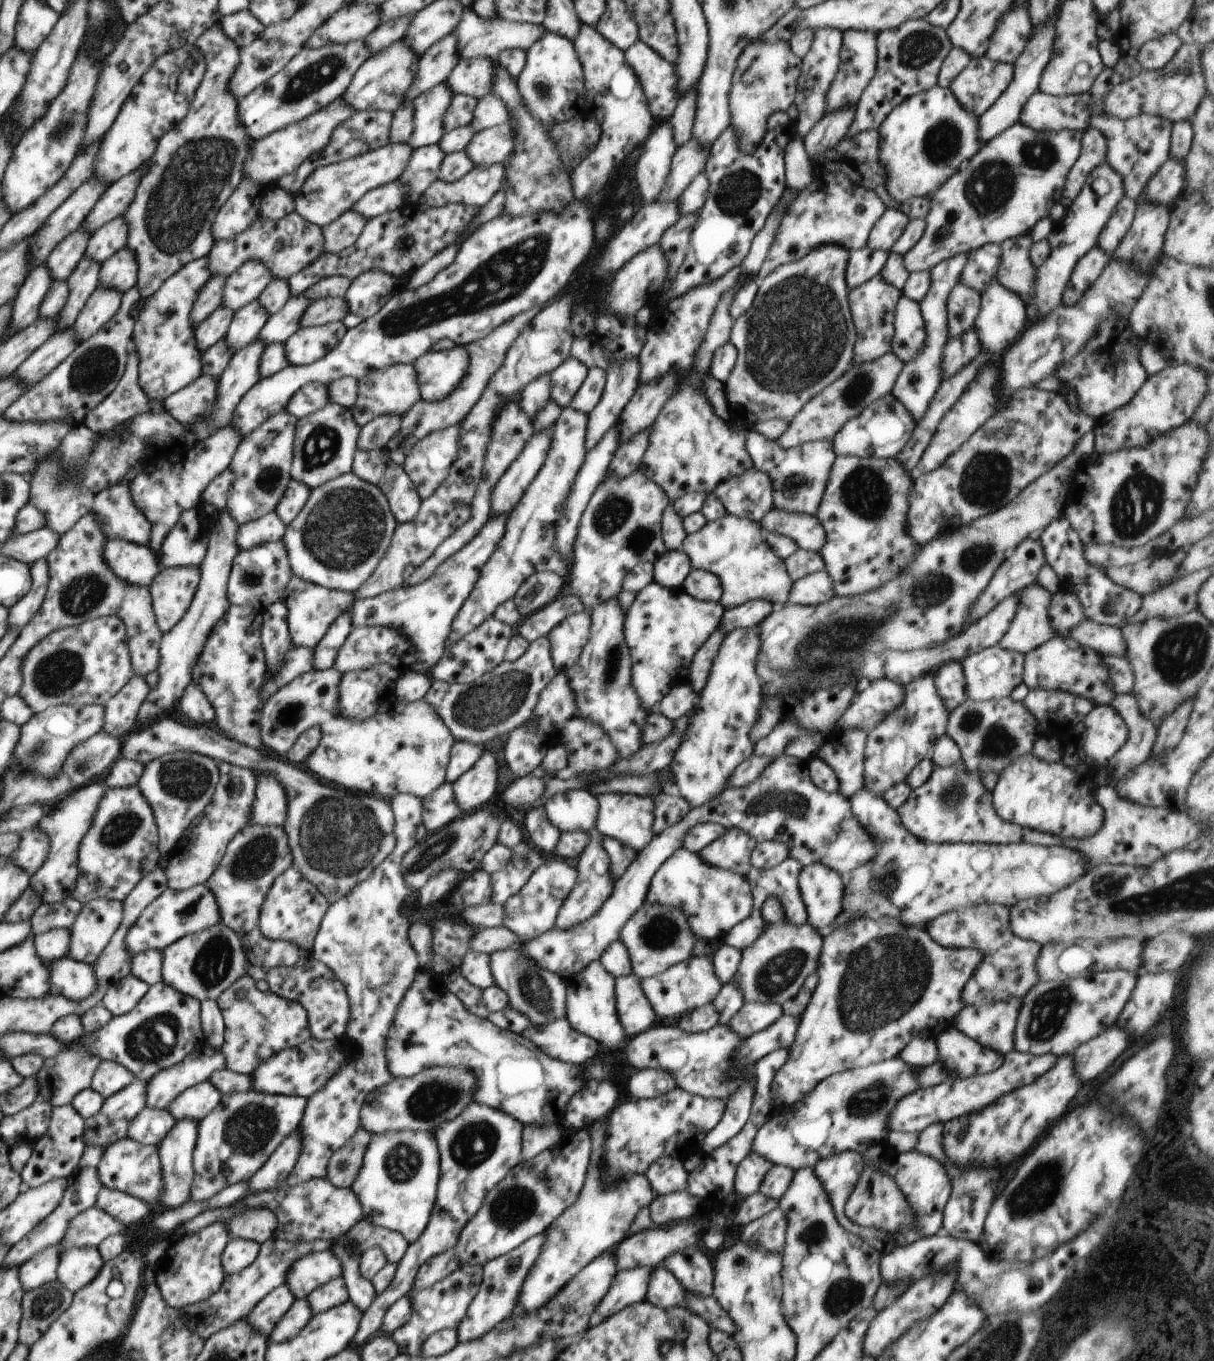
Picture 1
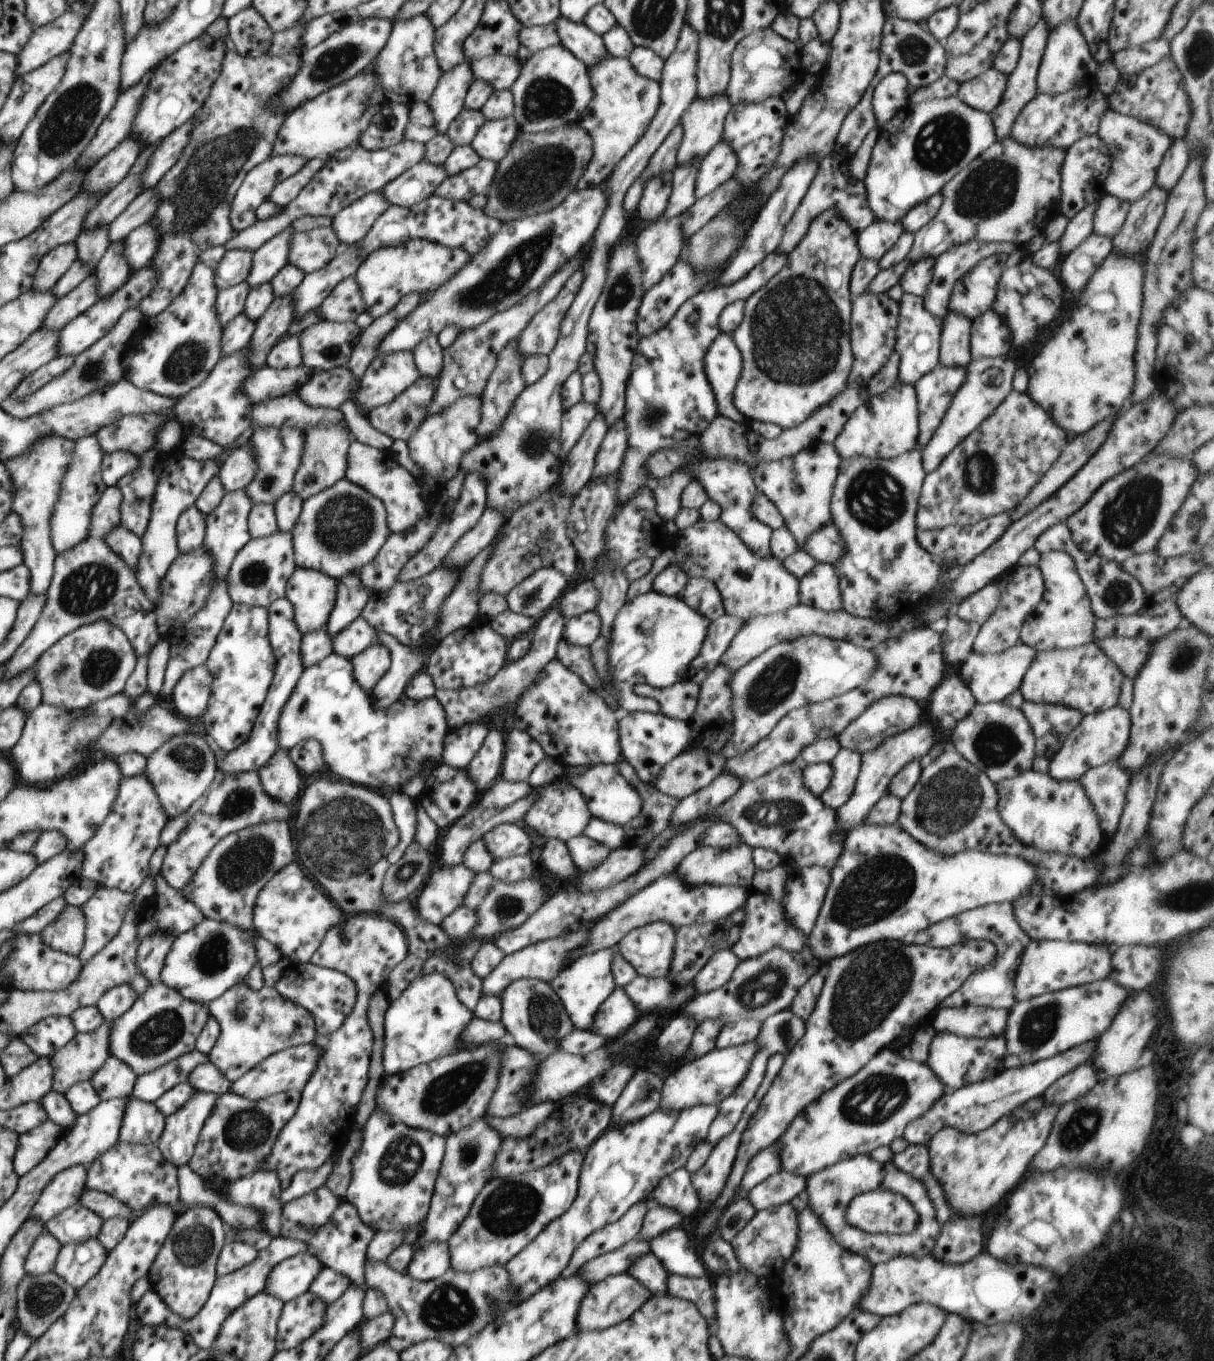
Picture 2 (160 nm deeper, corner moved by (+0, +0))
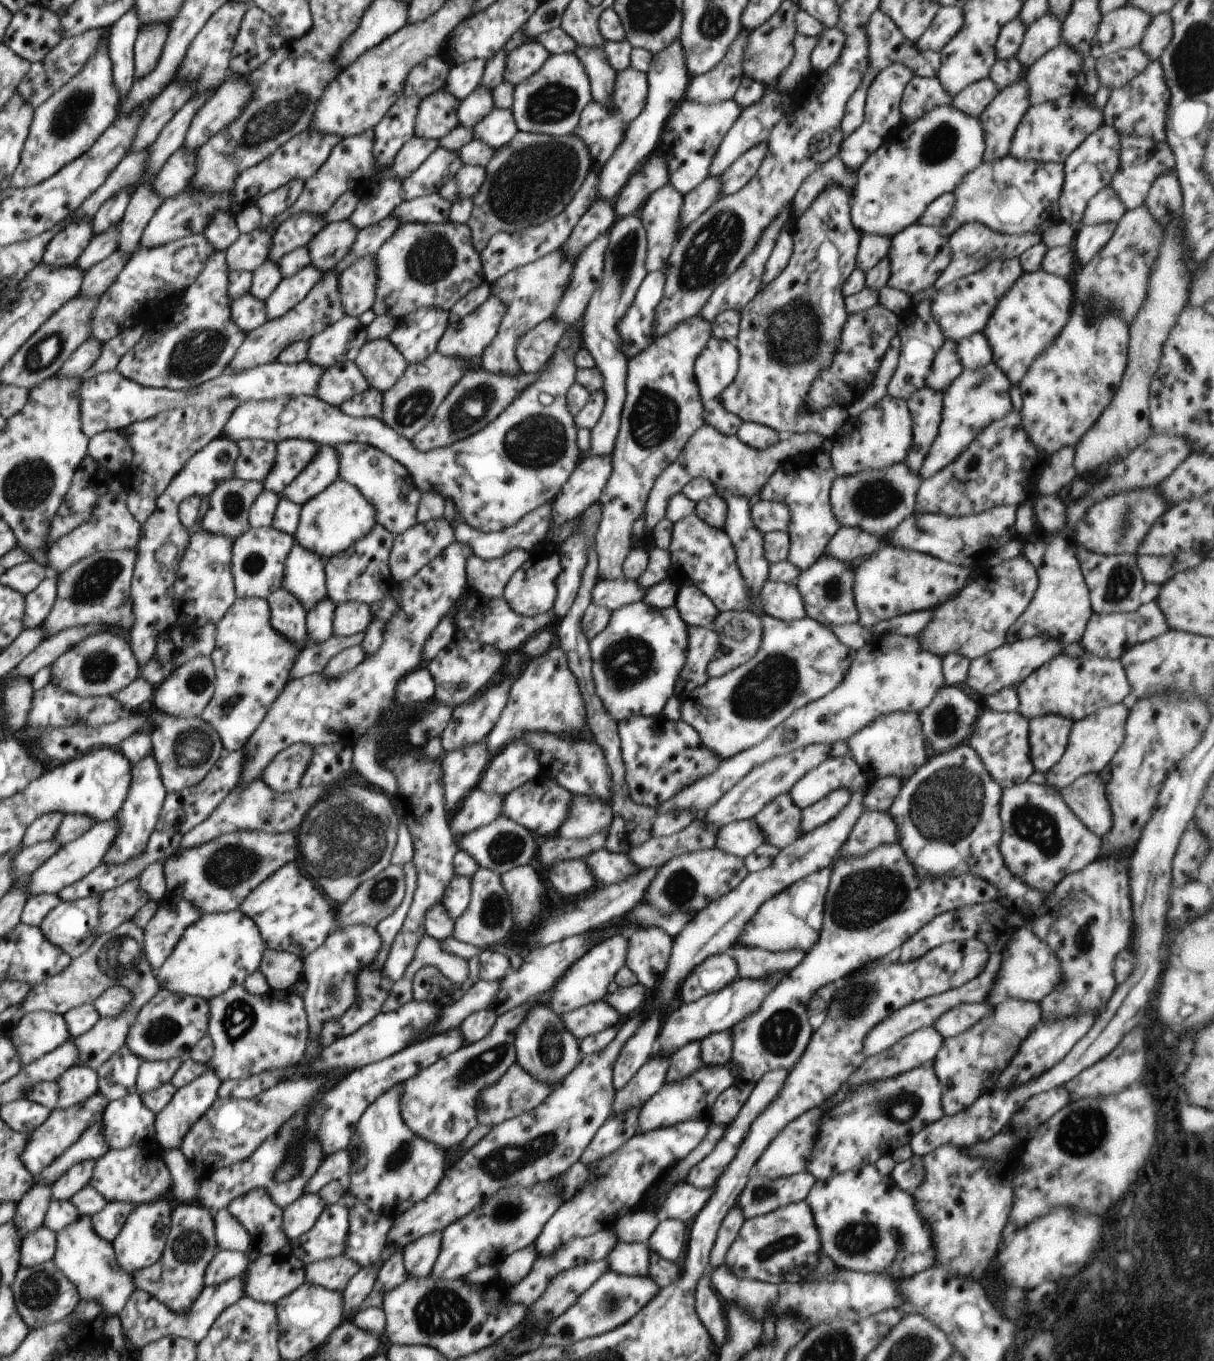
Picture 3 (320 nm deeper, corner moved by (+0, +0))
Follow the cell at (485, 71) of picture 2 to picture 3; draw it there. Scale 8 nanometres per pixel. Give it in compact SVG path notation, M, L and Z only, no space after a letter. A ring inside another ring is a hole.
M535 40L521 45L518 49L512 50L508 56L505 81L514 86L526 81L542 69L550 56L550 52Z

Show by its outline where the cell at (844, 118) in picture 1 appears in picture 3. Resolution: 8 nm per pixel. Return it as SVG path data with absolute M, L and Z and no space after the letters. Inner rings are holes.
M793 202L787 203L787 208L765 229L761 240L754 248L754 251L742 262L741 266L714 289L714 292L710 295L710 298L706 301L706 304L699 312L699 317L703 318L707 323L713 323L714 319L727 310L742 312L745 306L753 300L761 292L761 281L764 275L764 270L767 266L769 257L774 249L775 242L778 239L781 227L788 220L792 220L792 206Z

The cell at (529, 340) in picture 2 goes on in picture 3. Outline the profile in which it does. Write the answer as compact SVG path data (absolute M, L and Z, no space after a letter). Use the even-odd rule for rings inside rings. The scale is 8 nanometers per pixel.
M607 231L582 250L575 262L573 278L552 316L557 321L564 321L571 325L585 314L586 307L603 274L608 244Z

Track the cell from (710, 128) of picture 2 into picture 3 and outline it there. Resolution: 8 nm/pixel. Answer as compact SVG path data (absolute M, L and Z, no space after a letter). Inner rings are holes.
M743 27L737 39L730 44L725 58L714 69L692 77L684 100L711 104L733 99L744 77L743 53L749 34L750 30Z

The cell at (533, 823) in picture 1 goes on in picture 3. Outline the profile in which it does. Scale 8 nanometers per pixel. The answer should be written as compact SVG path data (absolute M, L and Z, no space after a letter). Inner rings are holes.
M583 860L564 861L548 870L548 880L562 896L578 898L588 894L594 888L592 869Z

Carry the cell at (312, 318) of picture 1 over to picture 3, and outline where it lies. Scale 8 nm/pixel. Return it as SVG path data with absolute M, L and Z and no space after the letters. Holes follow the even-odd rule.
M368 254L353 261L339 276L339 291L346 316L359 317L372 309L377 289L377 261L375 254Z

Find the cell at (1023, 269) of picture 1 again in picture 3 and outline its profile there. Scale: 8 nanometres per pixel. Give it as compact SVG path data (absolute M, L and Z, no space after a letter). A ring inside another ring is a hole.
M1024 271L1022 277L998 304L983 334L992 350L992 363L1000 368L1006 378L1010 378L1009 382L1014 387L1021 384L1036 356L1040 356L1042 350L1048 348L1066 326L1073 310L1072 302L1074 290L1064 278L1045 271Z

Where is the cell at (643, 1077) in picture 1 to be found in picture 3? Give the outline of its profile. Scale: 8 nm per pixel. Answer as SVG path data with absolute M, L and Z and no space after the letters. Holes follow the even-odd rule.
M631 1109L619 1116L611 1116L608 1122L599 1129L595 1138L590 1142L590 1146L584 1150L580 1162L586 1164L586 1166L592 1166L594 1162L612 1155L626 1144L630 1138L633 1138L639 1110Z

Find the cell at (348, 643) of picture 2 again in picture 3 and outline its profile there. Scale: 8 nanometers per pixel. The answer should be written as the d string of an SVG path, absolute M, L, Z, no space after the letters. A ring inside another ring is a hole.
M347 601L335 609L333 636L350 637L365 632L373 620L371 606L357 601Z

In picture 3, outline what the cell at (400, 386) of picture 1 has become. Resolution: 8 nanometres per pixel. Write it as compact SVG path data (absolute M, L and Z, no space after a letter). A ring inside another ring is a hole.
M388 337L366 341L354 362L369 387L382 394L394 386L408 367L408 362Z

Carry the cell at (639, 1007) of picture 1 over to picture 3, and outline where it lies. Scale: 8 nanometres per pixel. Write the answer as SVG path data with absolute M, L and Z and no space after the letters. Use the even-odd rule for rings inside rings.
M603 1001L566 1012L561 1015L561 1020L566 1031L569 1031L579 1044L585 1037L599 1034L612 1026L619 1026L623 1021L622 1016Z

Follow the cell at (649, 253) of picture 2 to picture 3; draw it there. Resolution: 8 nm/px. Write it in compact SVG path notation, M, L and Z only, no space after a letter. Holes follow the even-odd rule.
M709 175L699 186L688 192L683 199L681 230L677 238L721 197L721 178L718 175Z

